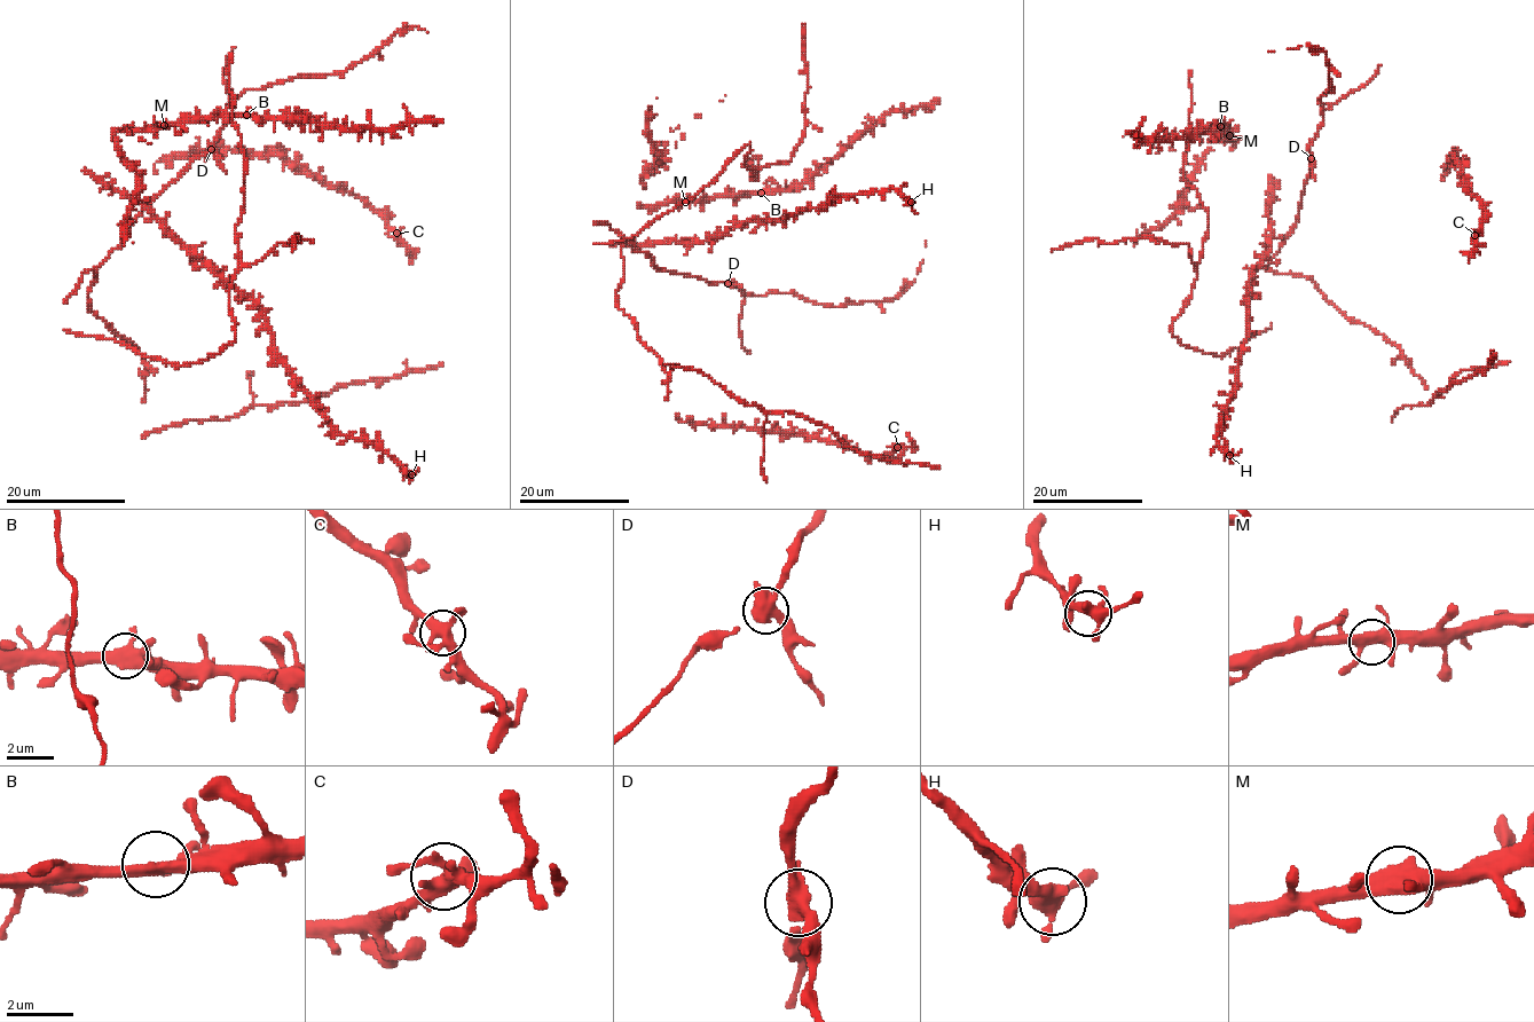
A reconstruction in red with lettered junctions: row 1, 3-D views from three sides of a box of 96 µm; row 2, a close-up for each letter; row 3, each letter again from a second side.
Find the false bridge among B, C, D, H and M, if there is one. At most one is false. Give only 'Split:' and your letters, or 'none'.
Split: D

